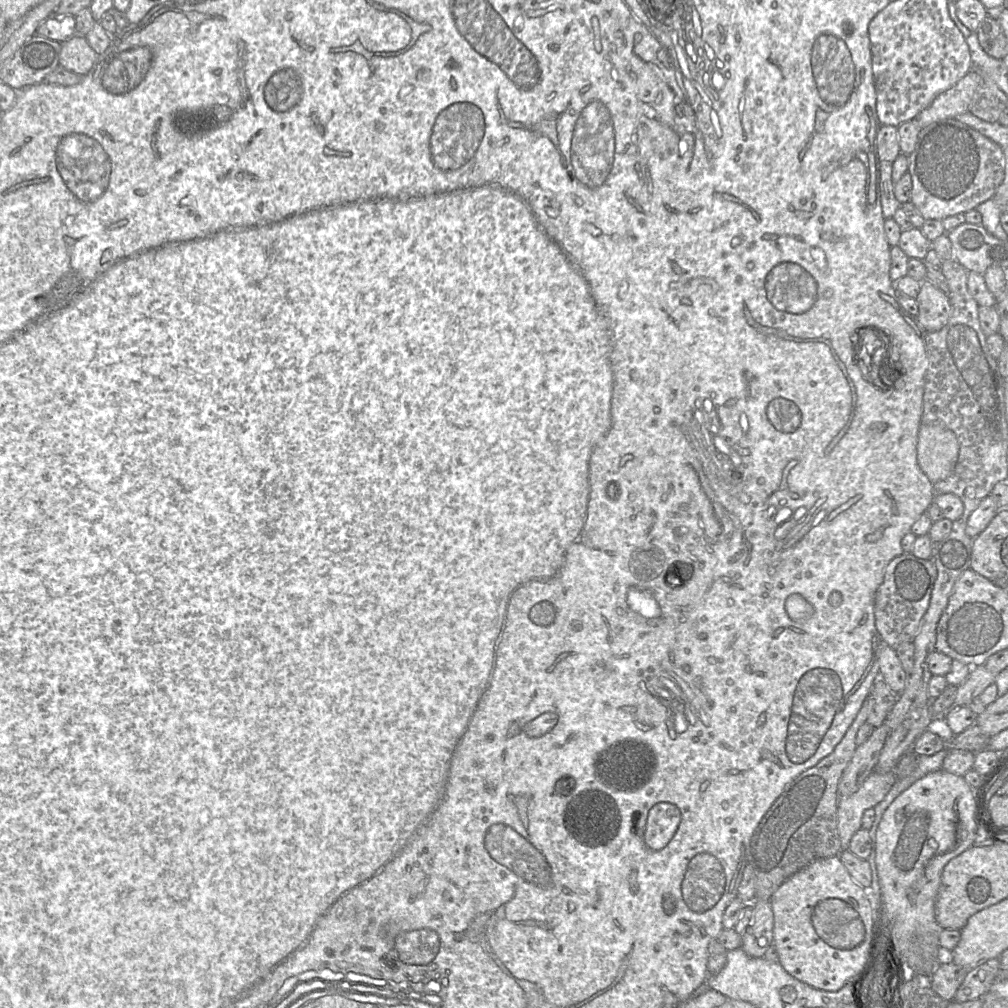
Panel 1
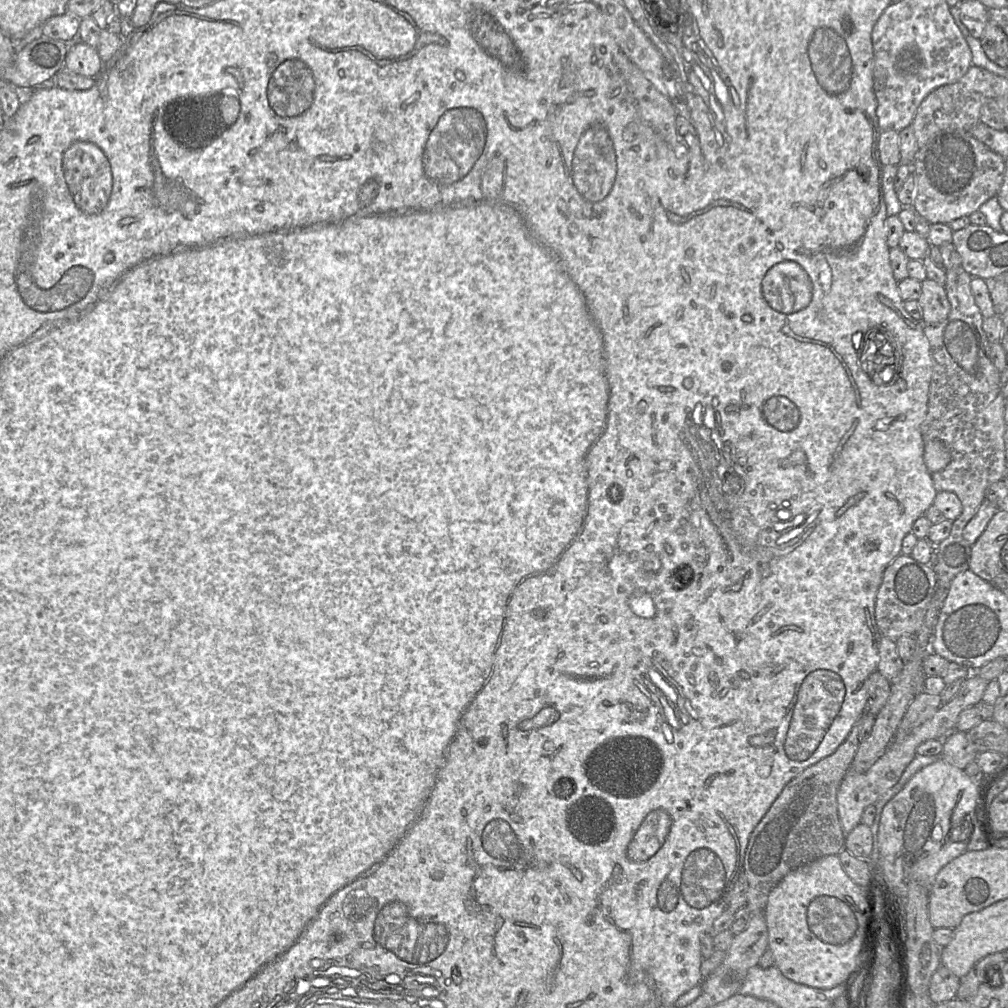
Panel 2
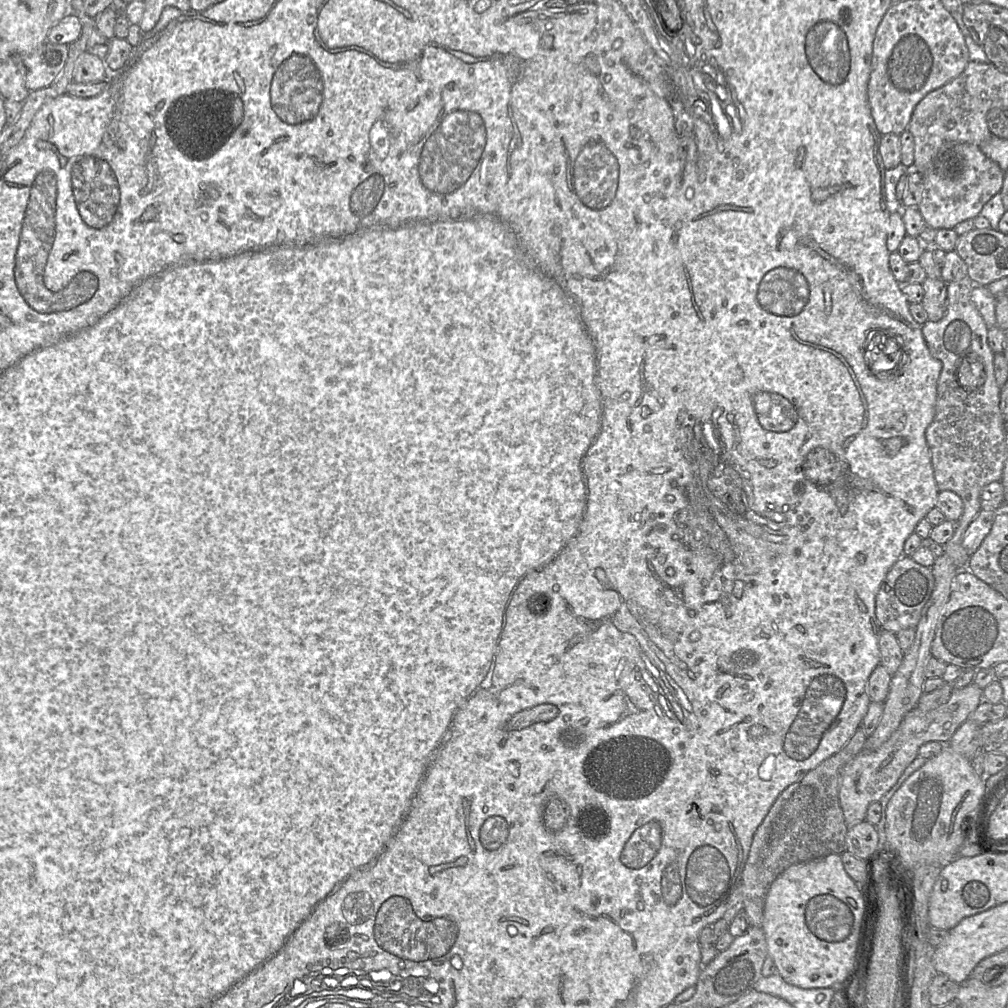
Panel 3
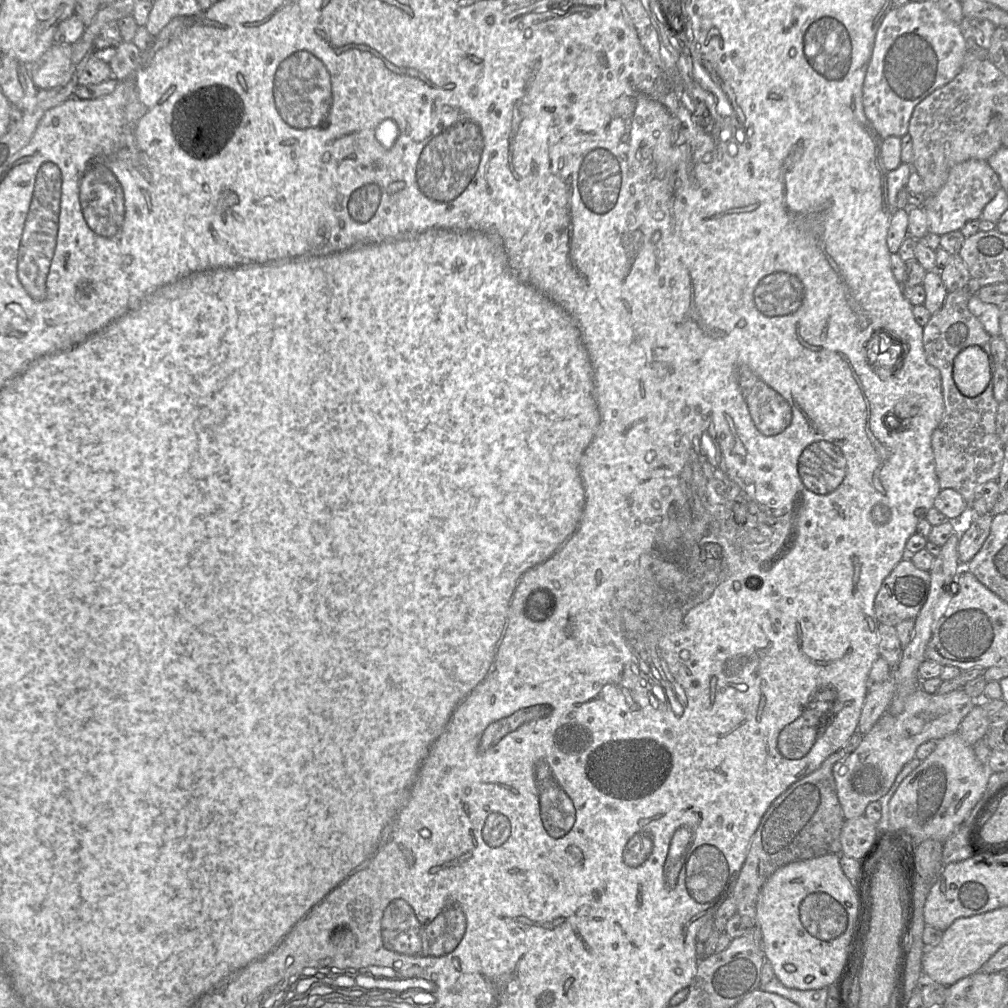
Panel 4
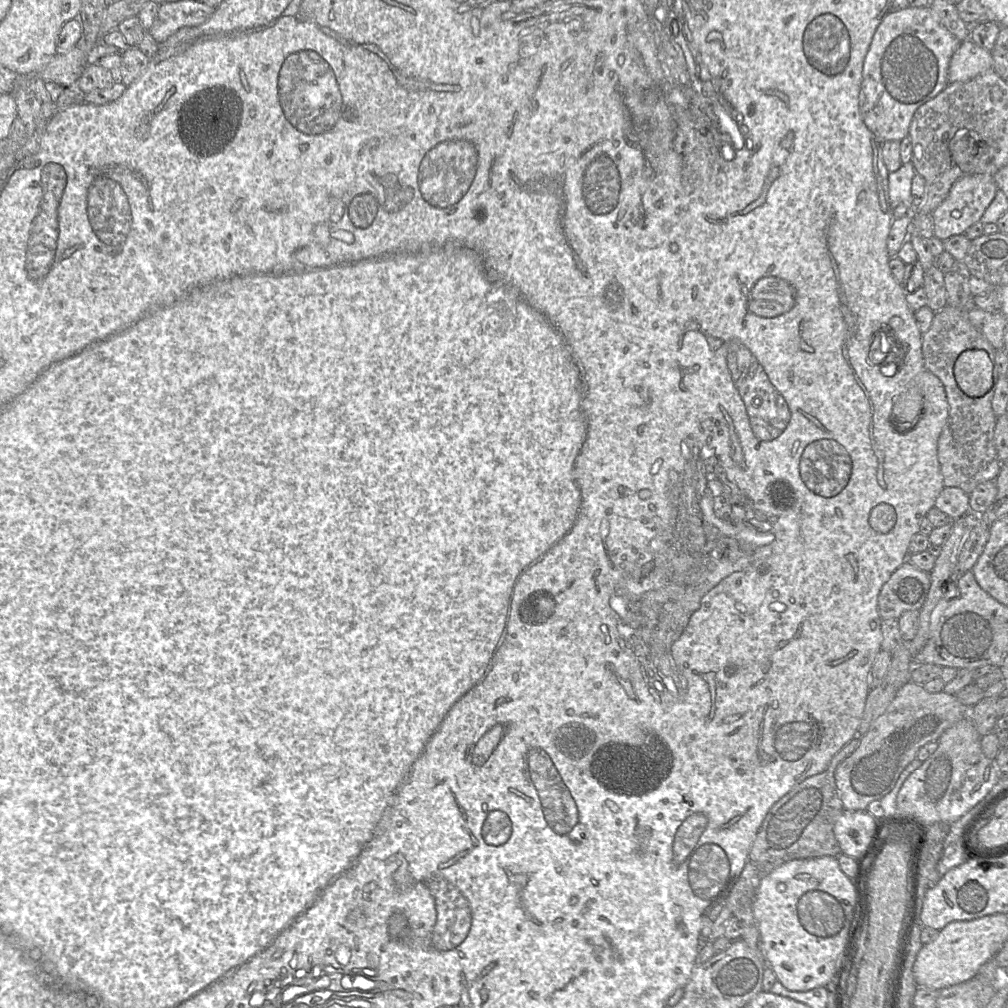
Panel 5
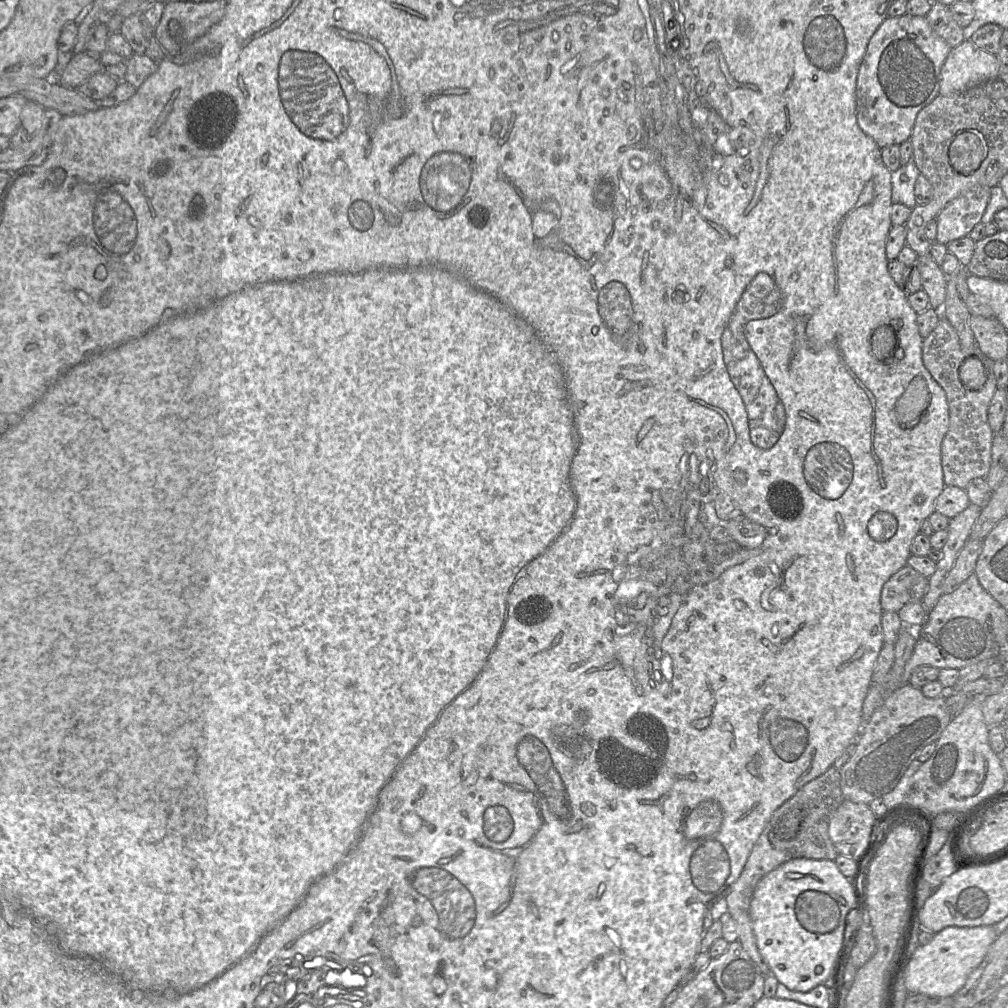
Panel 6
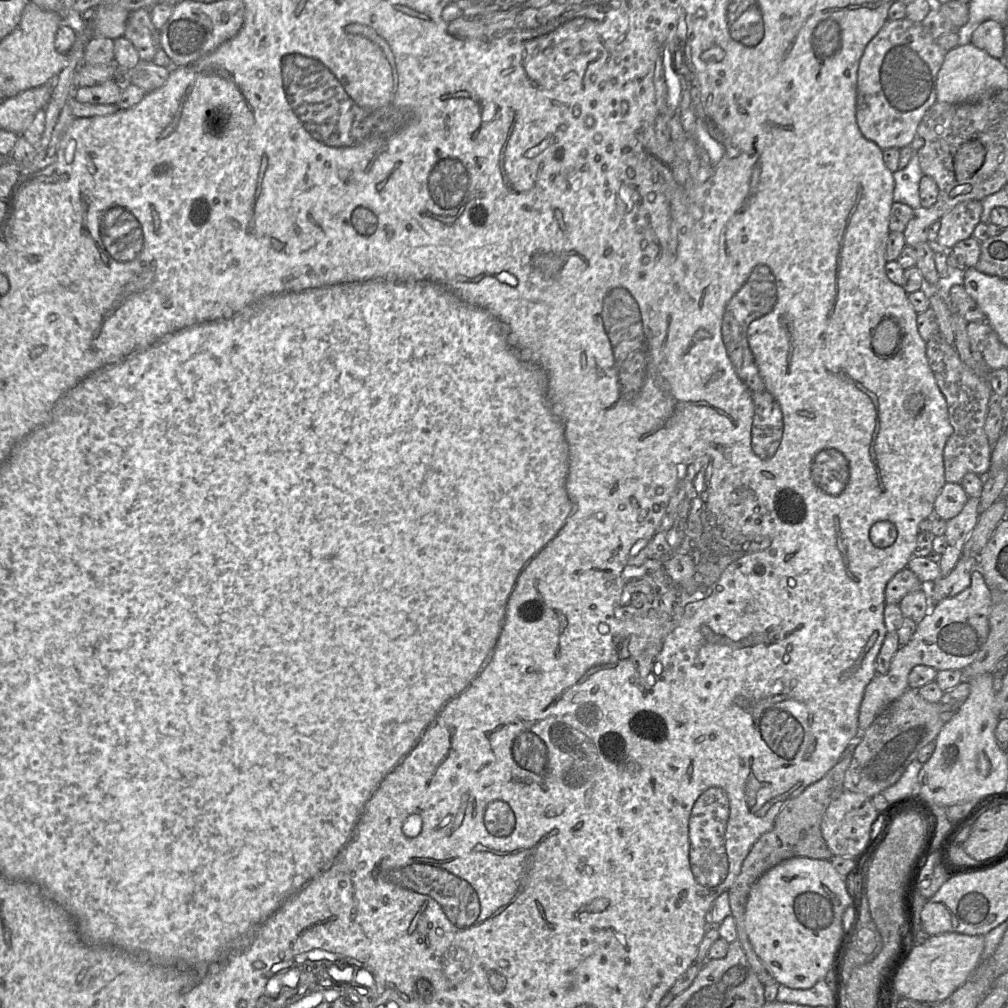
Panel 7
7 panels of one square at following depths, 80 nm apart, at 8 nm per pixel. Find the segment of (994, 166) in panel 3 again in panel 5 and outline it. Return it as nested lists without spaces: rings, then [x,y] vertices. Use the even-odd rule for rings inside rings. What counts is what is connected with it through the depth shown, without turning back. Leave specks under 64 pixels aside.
[[[988,174],[959,178],[952,185],[945,200],[932,212],[934,236],[944,241],[951,236],[964,234],[969,227],[980,221],[997,190],[998,186],[994,177]]]

